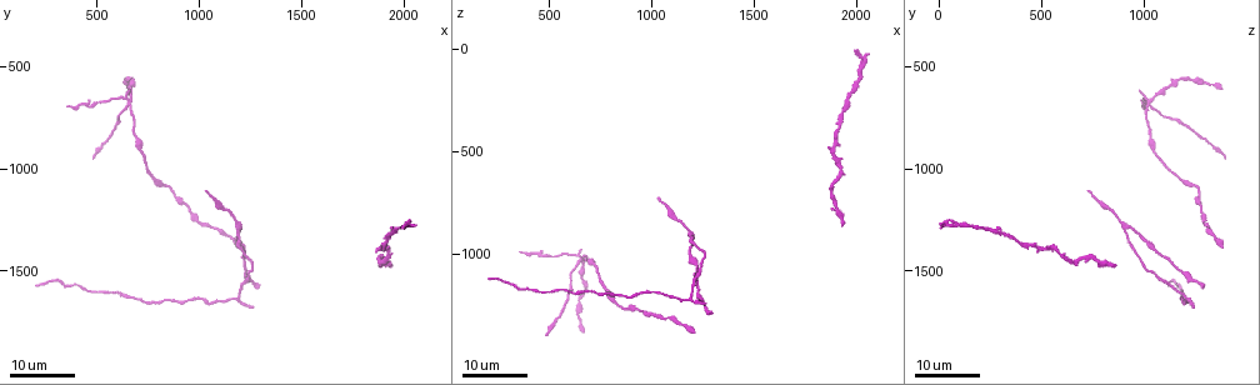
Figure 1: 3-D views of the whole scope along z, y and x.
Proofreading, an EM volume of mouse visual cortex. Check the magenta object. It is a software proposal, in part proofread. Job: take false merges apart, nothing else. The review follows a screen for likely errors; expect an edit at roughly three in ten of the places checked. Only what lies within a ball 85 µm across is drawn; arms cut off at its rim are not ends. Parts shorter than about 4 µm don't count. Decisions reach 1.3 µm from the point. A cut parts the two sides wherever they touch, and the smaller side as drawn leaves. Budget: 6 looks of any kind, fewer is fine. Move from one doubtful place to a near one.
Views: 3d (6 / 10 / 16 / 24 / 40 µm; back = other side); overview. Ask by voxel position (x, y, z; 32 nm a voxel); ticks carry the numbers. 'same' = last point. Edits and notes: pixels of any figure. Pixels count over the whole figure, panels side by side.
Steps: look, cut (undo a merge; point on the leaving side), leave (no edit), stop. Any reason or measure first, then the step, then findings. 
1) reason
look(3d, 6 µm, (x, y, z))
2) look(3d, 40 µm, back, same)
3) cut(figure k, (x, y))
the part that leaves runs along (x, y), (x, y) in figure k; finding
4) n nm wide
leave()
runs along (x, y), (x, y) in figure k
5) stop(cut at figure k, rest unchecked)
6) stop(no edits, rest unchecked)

look(3d, 16 µm, (660, 680, 1020))

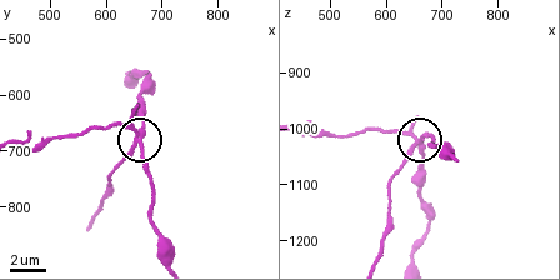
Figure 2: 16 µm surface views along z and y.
look(3d, 6 µm, (650, 690, 1030))

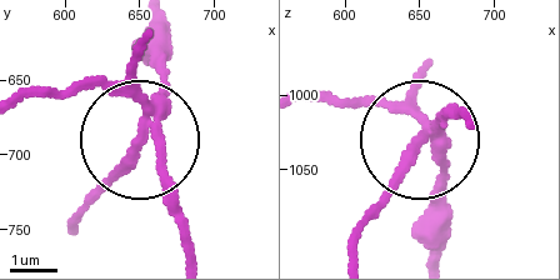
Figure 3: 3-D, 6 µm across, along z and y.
4 arms
cut(figure 3, (121, 166))
the part that leaves runs along (149, 114), (129, 165), (76, 221) in figure 3; a second neuron is stuck on

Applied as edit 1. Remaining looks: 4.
look(overview)

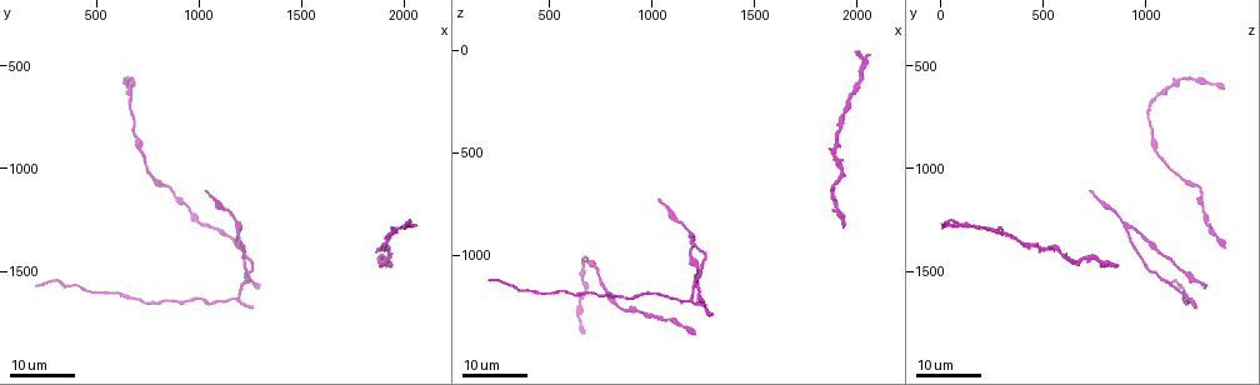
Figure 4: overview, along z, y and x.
sudden change in width
look(3d, 16 µm, (730, 920, 1060))

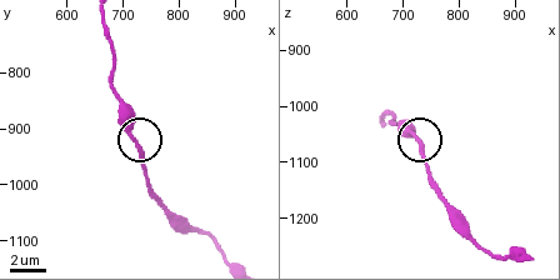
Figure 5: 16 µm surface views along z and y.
look(3d, 10 µm, (725, 930, 1055))

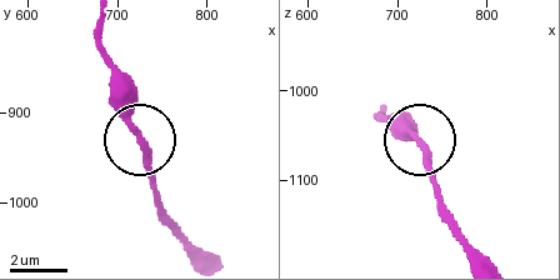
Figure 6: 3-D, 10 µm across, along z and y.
leave()
one neuron here

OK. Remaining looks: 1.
stop(cut at figure 3, rest unchecked)

